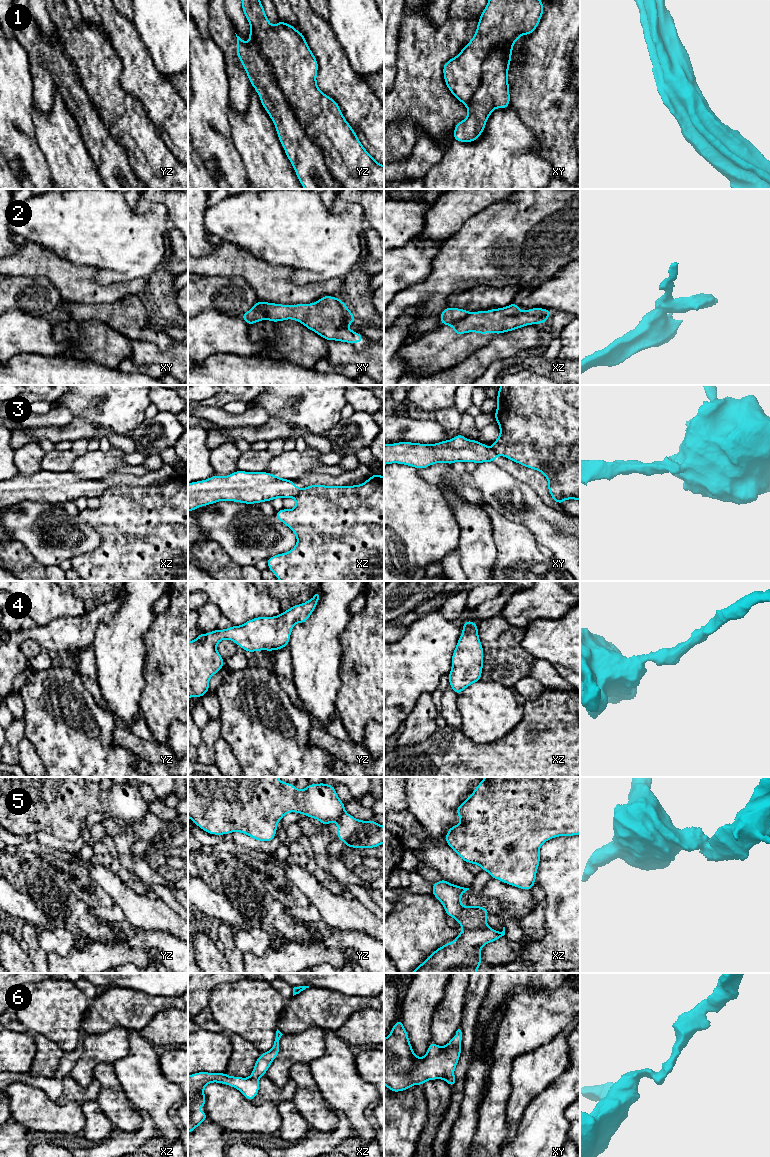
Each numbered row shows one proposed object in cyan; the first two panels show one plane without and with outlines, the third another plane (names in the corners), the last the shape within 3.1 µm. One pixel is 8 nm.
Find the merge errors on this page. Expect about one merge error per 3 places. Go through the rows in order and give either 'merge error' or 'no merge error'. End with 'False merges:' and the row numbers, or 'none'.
1: no merge error
2: merge error
3: merge error
4: no merge error
5: merge error
6: no merge error
False merges: 2, 3, 5

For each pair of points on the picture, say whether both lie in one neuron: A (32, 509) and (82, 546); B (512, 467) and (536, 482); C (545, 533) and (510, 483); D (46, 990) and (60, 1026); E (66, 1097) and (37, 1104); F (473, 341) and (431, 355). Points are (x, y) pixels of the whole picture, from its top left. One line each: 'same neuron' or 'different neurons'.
A: same neuron
B: same neuron
C: same neuron
D: same neuron
E: different neurons
F: same neuron

